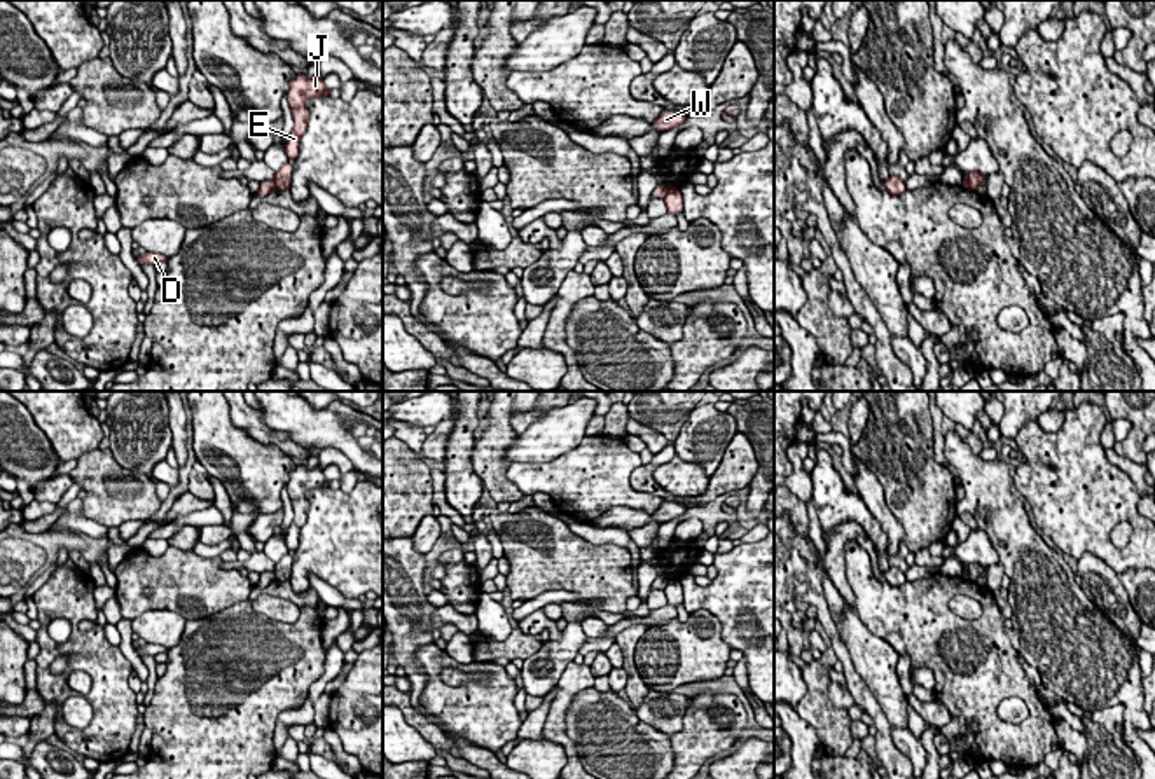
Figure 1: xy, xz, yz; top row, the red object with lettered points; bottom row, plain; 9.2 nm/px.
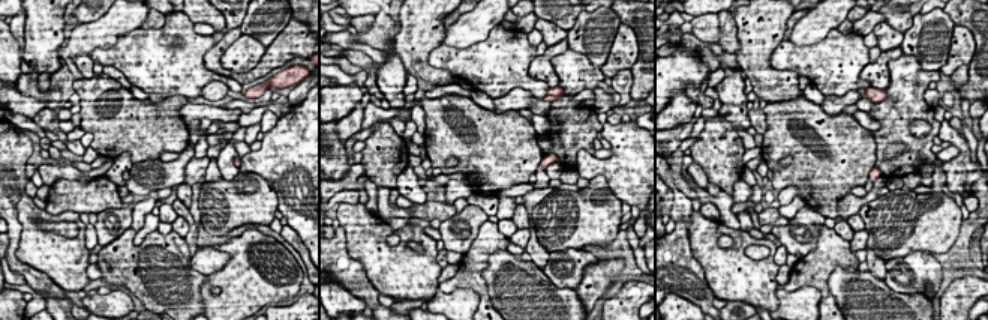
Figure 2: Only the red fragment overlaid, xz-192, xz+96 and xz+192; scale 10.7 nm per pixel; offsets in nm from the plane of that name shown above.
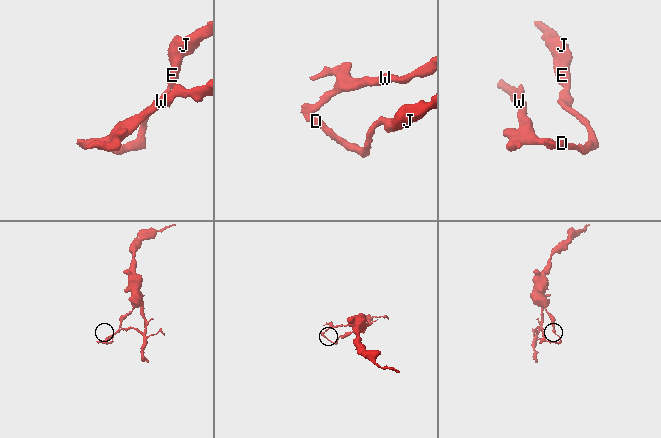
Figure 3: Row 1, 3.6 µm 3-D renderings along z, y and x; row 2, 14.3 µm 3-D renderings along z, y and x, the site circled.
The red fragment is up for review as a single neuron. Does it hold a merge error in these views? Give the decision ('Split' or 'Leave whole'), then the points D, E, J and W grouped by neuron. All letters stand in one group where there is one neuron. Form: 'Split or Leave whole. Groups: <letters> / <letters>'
Split. Groups: D W / E J

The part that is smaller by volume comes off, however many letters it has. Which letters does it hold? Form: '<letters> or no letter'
D, W

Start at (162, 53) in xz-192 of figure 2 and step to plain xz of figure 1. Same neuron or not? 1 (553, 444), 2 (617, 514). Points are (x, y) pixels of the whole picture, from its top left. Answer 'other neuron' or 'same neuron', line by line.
1: other neuron
2: other neuron

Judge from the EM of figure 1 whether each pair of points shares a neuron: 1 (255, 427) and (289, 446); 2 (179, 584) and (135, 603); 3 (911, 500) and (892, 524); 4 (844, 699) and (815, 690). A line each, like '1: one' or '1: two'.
1: one
2: one
3: two
4: two

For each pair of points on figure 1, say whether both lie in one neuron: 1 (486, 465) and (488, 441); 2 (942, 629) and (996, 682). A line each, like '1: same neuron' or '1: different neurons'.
1: same neuron
2: same neuron

